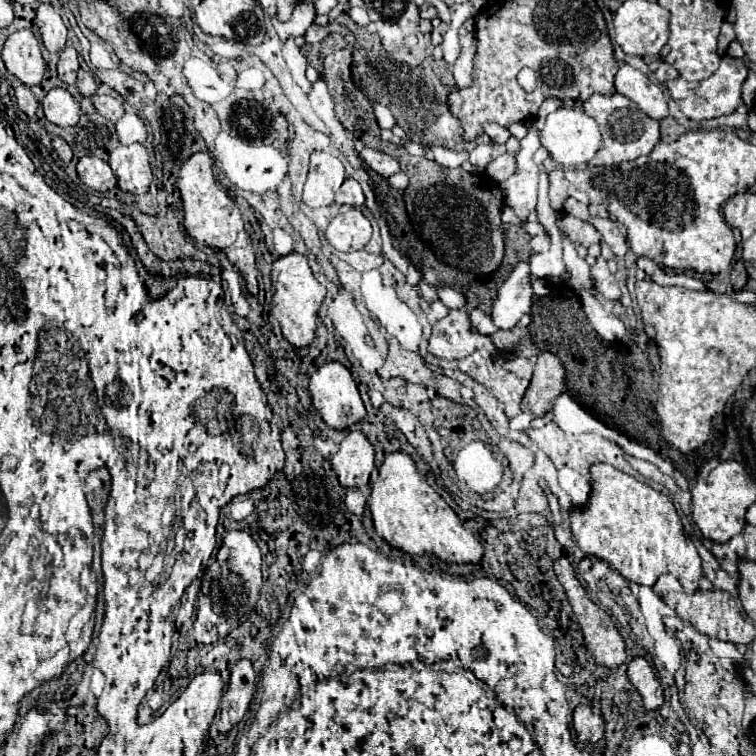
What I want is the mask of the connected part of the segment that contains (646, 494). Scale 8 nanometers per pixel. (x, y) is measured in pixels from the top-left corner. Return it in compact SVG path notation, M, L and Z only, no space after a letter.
M596 464L590 472L592 494L588 506L570 514L574 542L580 550L608 560L616 572L634 584L654 586L662 574L672 574L688 594L694 594L704 576L702 558L692 540L686 538L670 498L610 464Z

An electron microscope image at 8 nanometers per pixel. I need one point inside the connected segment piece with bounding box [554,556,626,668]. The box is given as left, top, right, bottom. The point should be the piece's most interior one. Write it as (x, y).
(602, 638)

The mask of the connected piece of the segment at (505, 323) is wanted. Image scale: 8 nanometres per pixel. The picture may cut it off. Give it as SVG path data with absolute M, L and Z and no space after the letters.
M518 262L508 280L498 288L492 322L498 328L514 328L532 310L532 274L528 262Z

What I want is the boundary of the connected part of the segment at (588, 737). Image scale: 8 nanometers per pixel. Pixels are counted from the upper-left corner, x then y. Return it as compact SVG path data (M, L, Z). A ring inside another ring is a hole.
M578 704L572 718L576 736L580 742L598 742L604 736L606 720L602 714L596 714L588 704Z

